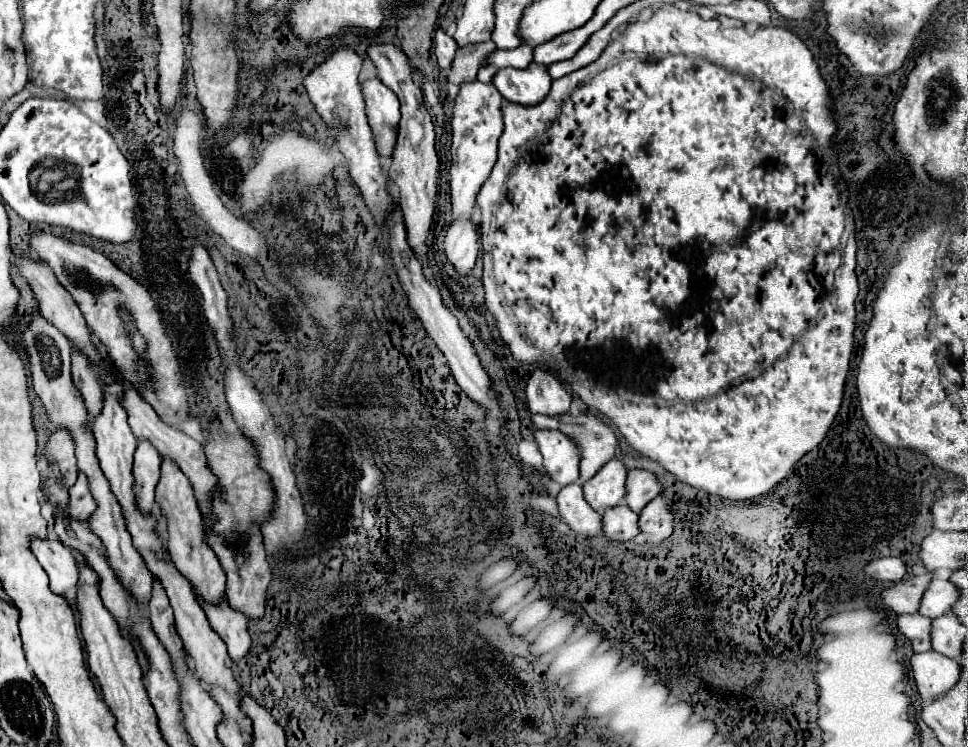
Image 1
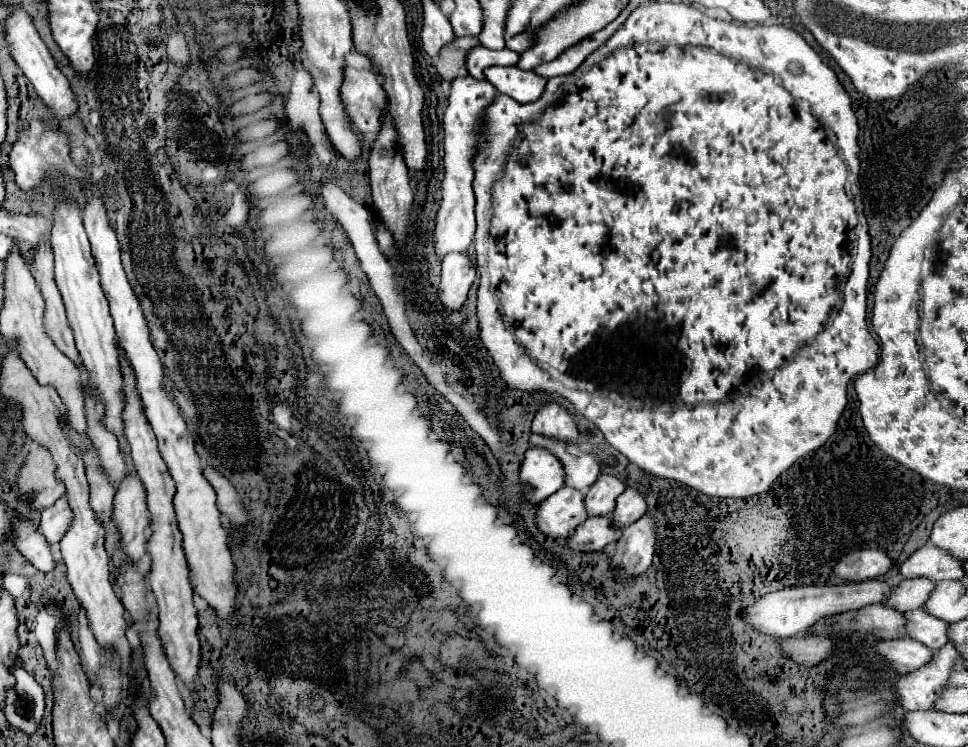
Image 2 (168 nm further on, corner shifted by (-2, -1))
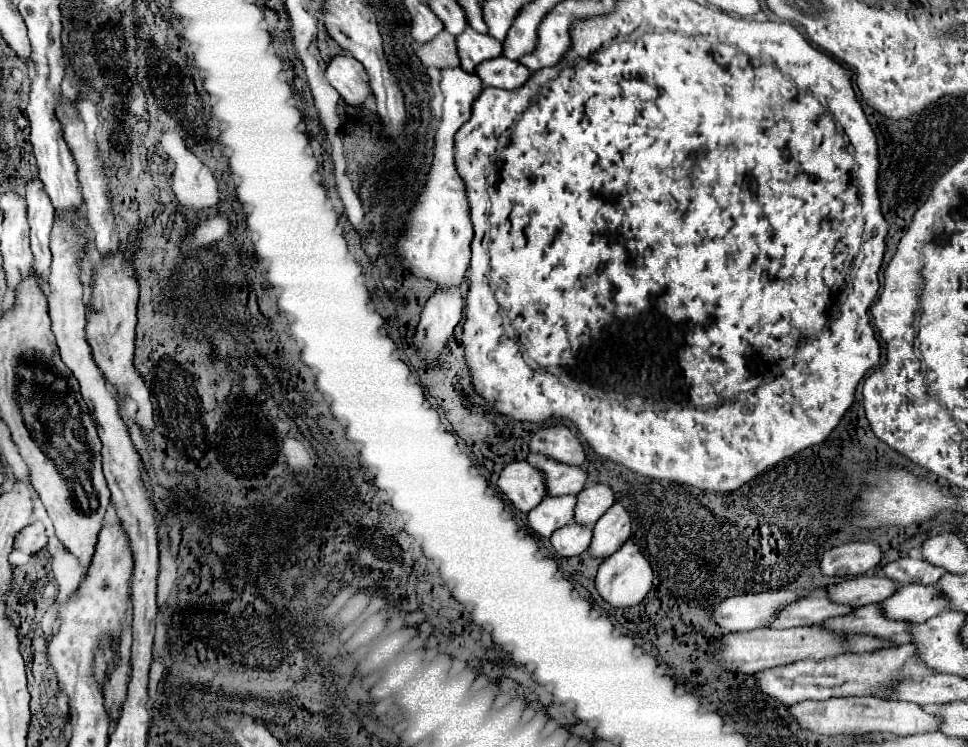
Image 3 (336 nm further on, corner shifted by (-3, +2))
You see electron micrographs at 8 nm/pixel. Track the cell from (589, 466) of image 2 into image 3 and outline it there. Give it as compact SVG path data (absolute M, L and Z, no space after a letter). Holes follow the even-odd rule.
M533 452L527 456L527 462L543 474L547 496L565 496L565 494L575 496L585 486L587 472L583 468L553 464L553 460L545 460L545 456L537 456Z

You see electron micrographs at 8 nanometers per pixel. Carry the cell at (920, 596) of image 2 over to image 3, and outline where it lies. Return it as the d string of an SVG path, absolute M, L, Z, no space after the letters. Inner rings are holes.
M857 576L827 586L827 596L837 604L861 608L865 604L879 604L891 596L897 586L899 584L885 580L885 576Z

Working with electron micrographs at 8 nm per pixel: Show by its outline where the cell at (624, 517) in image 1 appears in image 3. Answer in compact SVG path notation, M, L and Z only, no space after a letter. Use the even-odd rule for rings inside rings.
M567 524L565 528L559 528L557 532L553 532L551 536L551 546L559 556L571 558L571 556L579 556L587 550L589 540L591 540L591 528L589 526L581 526L581 524Z

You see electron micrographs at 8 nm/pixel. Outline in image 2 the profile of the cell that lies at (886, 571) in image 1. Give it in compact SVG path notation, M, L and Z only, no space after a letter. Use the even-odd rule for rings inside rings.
M858 549L854 553L844 555L834 567L834 573L844 581L858 583L858 581L882 577L890 569L892 569L892 561L886 553L876 549Z

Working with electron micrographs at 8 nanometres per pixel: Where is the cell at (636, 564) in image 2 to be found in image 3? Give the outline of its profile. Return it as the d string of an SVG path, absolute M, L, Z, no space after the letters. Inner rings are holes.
M627 540L623 544L623 548L619 548L615 554L611 554L609 558L605 558L599 566L597 578L595 578L595 588L599 592L599 596L609 602L615 608L627 608L627 606L637 606L651 590L651 580L653 580L653 572L651 572L651 564L649 560L641 554L639 546L635 546L631 540Z

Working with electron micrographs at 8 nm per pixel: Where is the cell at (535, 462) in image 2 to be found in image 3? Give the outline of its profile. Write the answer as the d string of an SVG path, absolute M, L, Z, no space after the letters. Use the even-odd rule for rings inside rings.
M511 462L503 468L497 480L501 492L513 502L513 506L527 514L545 498L545 484L537 476L535 468L529 468L527 462Z

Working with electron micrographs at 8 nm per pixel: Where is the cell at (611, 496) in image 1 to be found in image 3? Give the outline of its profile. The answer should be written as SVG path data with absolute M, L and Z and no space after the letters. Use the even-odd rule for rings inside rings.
M591 484L583 488L581 494L577 494L575 504L575 522L577 524L589 524L593 526L615 502L613 490L605 484Z

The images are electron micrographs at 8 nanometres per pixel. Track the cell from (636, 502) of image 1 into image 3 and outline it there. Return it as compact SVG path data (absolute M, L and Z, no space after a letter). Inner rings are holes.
M615 502L593 526L593 538L587 554L593 558L607 558L617 552L629 538L631 518L627 510Z

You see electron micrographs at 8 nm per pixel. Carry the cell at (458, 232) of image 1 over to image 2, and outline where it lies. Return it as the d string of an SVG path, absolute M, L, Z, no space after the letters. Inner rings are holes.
M448 253L442 259L440 301L448 309L460 309L468 297L468 289L476 279L476 265L466 253Z

